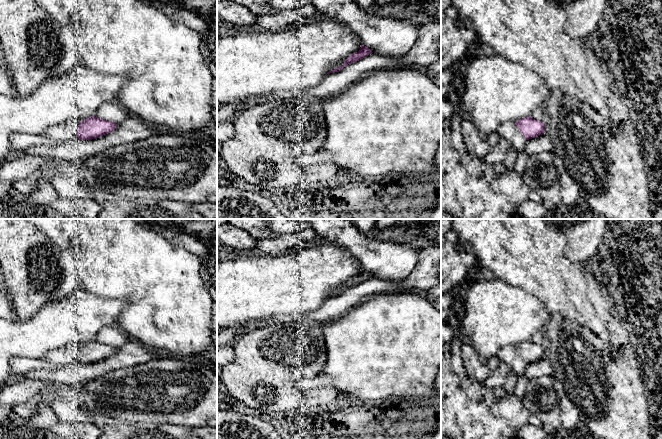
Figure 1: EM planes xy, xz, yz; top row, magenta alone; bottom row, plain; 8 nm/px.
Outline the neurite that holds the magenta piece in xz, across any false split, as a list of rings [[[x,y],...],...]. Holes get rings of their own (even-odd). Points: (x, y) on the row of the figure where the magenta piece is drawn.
[[[361,45],[361,48],[358,52],[350,55],[344,62],[344,65],[339,67],[339,68],[335,68],[334,70],[328,72],[328,74],[330,73],[334,73],[334,72],[339,72],[340,70],[342,70],[344,67],[346,67],[348,64],[357,62],[361,59],[363,59],[364,57],[368,56],[369,54],[372,54],[373,52],[366,46]]]

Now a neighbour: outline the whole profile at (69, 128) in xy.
[[[70,118],[64,123],[51,126],[48,130],[51,130],[56,127],[60,127],[61,134],[59,139],[56,141],[60,141],[61,144],[68,144],[70,141],[79,140],[76,134],[77,134],[78,125],[82,121],[83,120]]]

